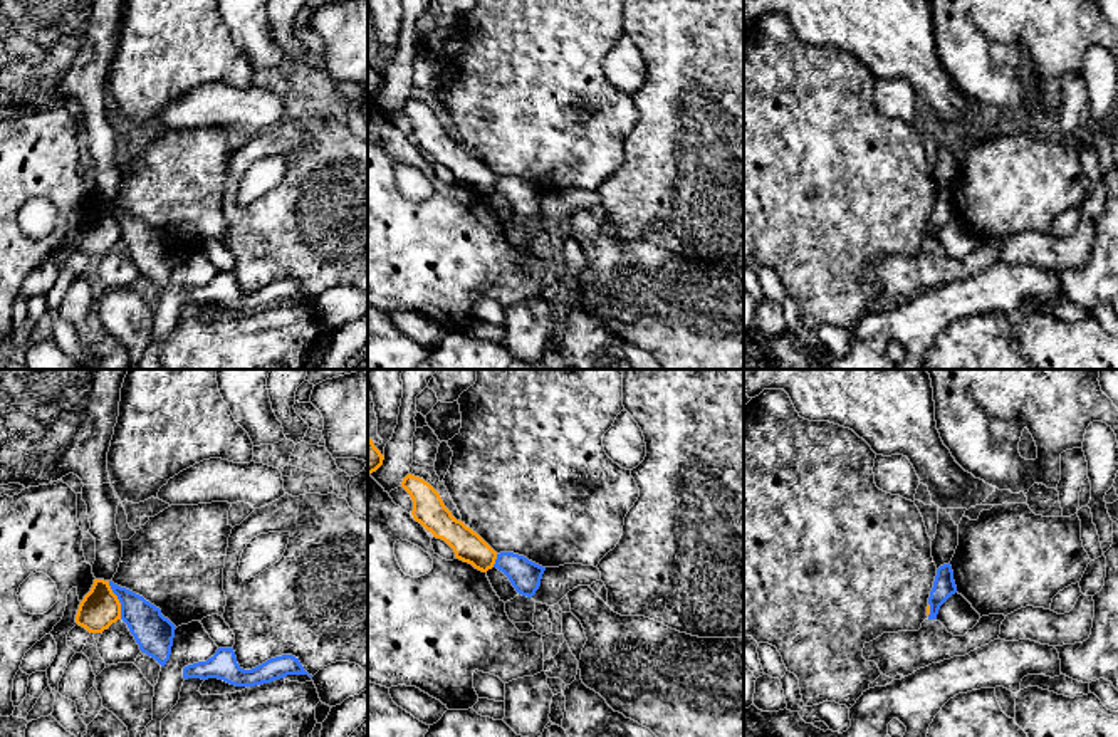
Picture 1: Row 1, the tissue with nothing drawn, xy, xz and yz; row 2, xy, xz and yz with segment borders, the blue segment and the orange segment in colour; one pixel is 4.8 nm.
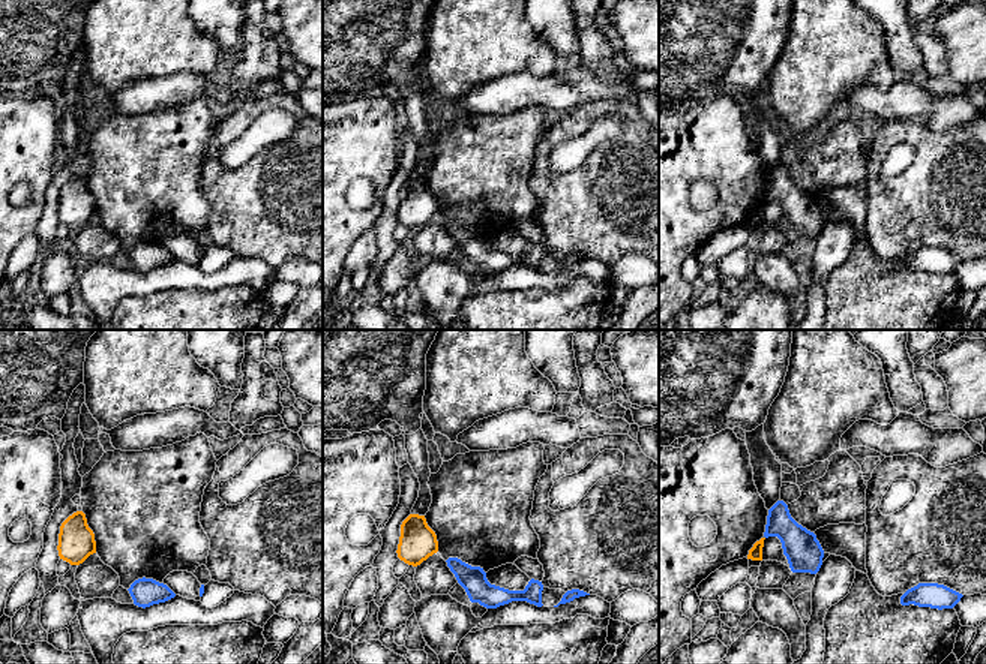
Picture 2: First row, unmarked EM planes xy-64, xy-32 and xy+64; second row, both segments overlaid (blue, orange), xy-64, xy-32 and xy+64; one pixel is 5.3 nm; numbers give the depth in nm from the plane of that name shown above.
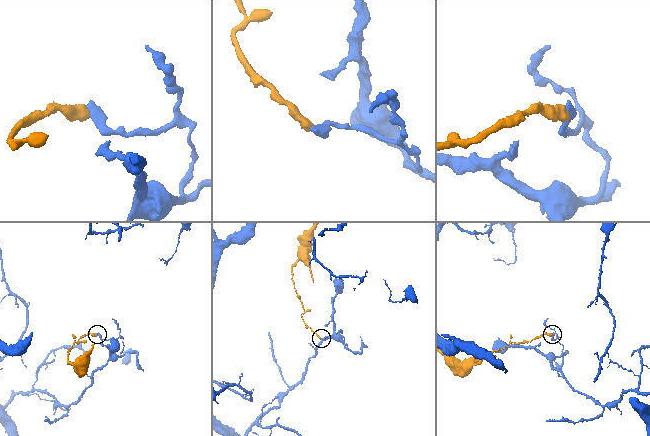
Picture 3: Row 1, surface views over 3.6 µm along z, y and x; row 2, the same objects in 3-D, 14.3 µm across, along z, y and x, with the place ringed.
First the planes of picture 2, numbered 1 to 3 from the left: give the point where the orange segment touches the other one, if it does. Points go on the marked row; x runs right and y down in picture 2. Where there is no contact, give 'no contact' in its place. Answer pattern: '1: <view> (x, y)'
1: no contact
2: no contact
3: no contact

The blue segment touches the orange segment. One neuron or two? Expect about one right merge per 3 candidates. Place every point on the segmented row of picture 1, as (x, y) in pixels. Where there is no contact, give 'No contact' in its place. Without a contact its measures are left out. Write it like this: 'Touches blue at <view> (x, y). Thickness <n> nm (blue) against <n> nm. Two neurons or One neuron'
Touches blue at xy (118, 598). Thickness 180 nm (blue) against 190 nm. Two neurons

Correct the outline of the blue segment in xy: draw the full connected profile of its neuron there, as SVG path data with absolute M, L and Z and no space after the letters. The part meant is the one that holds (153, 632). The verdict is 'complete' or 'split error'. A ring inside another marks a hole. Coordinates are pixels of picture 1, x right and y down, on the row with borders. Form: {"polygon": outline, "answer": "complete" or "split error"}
{"polygon": "M112 581L109 586L121 603L121 619L128 625L139 650L165 666L171 655L176 626L143 596Z", "answer": "complete"}

